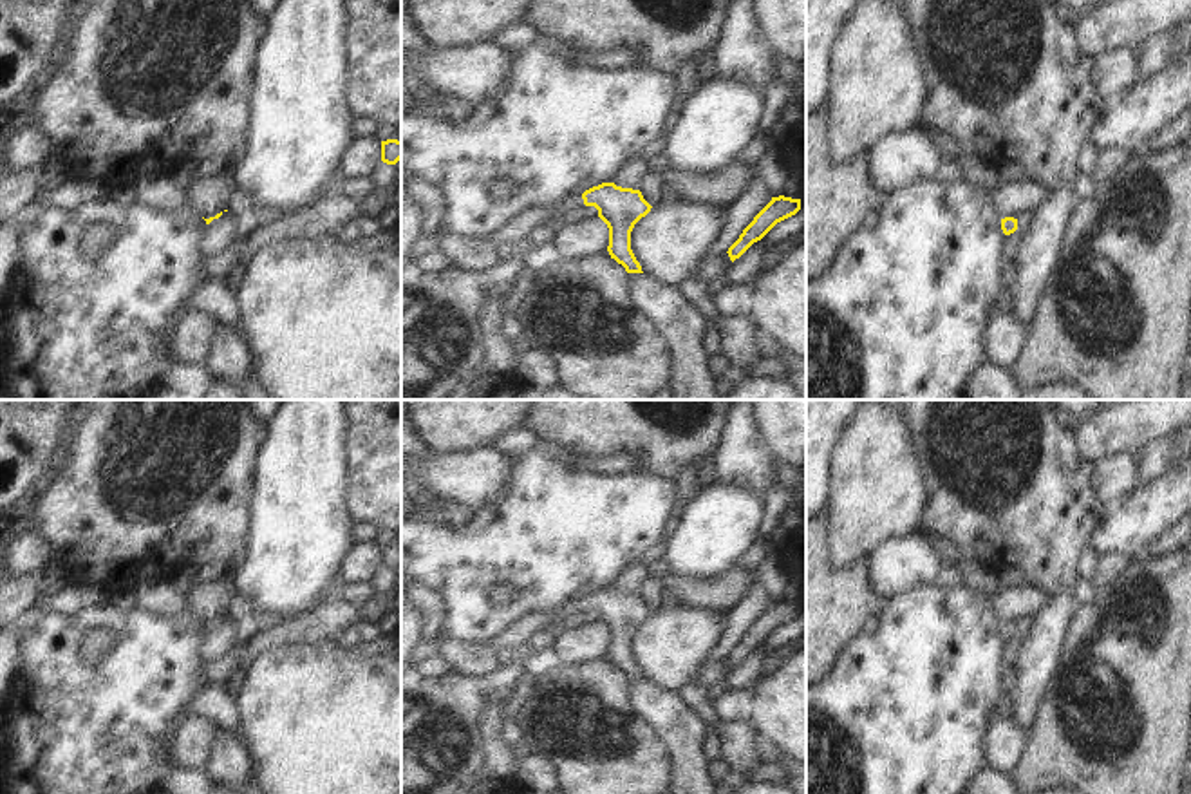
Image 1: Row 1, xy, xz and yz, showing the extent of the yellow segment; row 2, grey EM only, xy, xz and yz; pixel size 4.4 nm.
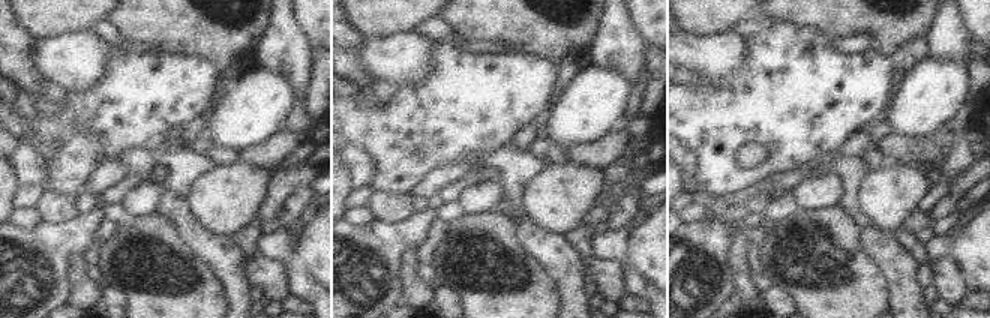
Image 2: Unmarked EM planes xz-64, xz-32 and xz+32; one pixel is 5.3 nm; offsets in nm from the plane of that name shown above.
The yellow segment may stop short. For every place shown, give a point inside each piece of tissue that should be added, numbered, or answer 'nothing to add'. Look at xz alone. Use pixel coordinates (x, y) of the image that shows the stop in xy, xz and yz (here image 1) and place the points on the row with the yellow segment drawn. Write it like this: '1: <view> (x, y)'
1: xz (523, 225)

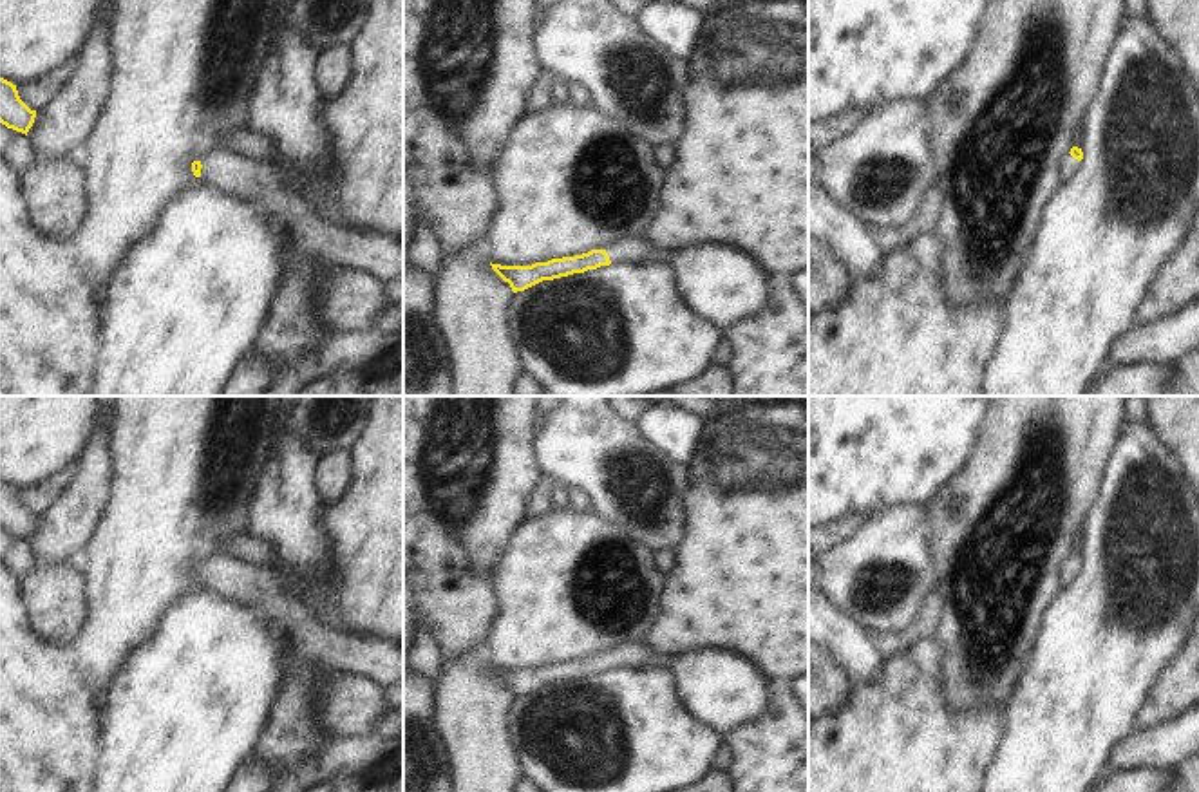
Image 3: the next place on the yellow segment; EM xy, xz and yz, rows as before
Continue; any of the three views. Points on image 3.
1: xy (378, 257)

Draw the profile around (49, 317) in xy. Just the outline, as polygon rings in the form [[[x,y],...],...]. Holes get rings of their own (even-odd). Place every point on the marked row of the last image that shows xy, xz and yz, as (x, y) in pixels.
[[[0,157],[0,396],[83,396],[98,351],[101,306],[103,297],[98,298],[94,295],[94,289],[83,278],[81,269],[72,259],[71,246],[52,242],[34,231],[27,219],[27,208],[20,195],[18,174]]]

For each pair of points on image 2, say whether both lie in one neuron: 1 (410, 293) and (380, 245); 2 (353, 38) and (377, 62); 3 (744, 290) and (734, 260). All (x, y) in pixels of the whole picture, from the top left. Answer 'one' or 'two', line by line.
1: two
2: two
3: one

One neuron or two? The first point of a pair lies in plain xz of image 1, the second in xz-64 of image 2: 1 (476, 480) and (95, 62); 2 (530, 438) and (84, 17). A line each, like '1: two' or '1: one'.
1: one
2: two

